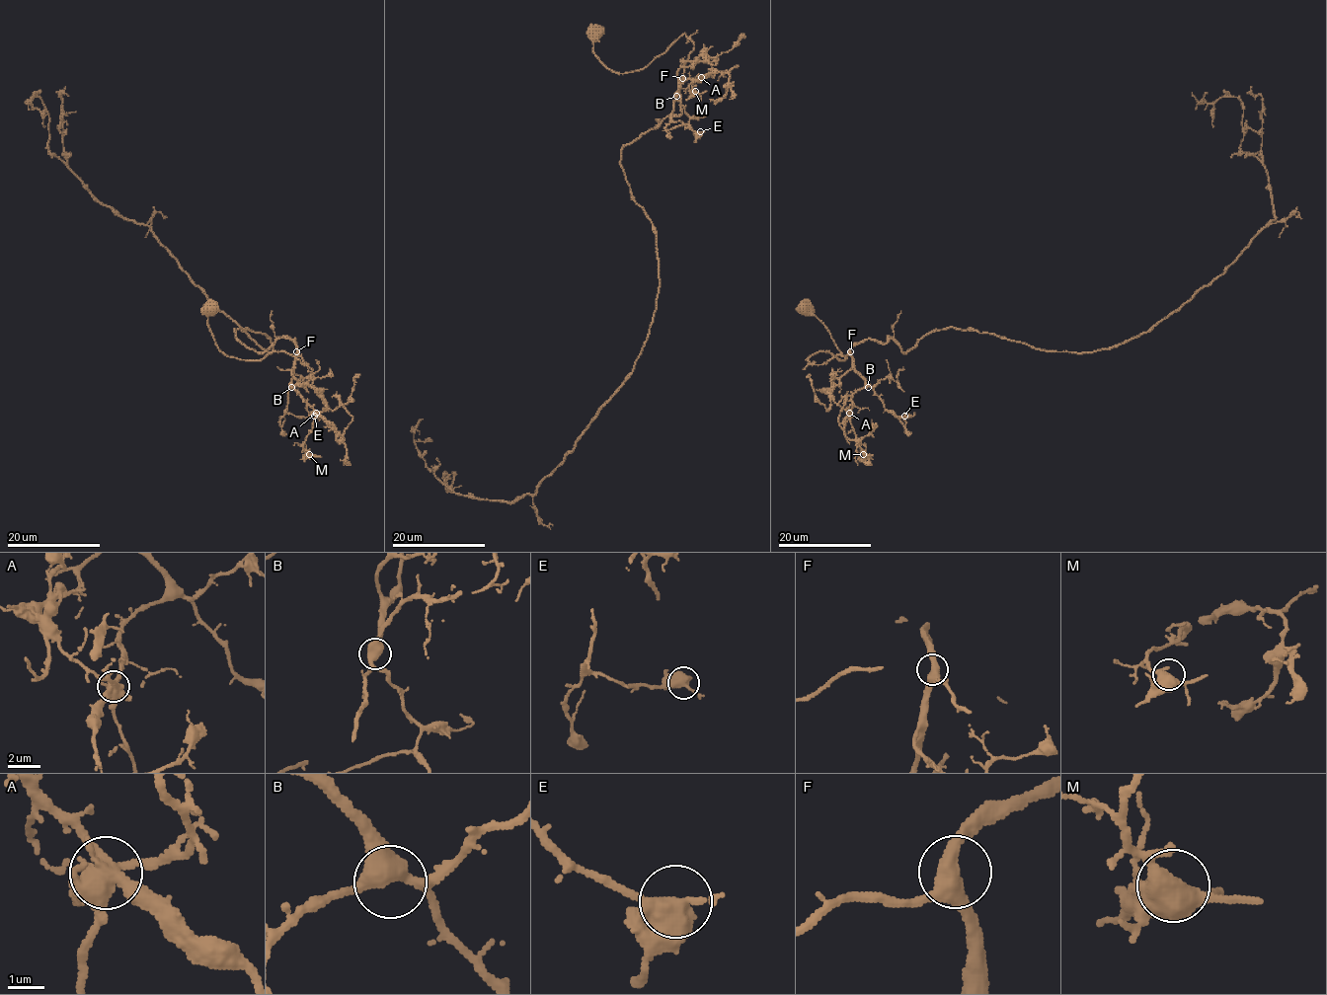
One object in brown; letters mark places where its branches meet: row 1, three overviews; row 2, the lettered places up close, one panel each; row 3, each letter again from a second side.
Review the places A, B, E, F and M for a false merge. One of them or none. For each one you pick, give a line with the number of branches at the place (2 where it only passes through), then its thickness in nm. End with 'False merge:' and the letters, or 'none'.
A: 6 | 480 nm
False merge: A

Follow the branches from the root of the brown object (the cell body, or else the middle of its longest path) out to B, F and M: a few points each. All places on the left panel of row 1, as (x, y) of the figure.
B: (207, 311), (207, 327), (229, 356), (262, 359), (271, 351), (286, 351), (308, 364), (299, 355), (291, 387)
F: (207, 311), (207, 327), (218, 348), (229, 356), (262, 359), (271, 351), (286, 351), (308, 364), (296, 351)
M: (207, 311), (226, 355), (286, 351), (308, 364), (295, 357), (291, 385), (314, 410), (309, 454)

